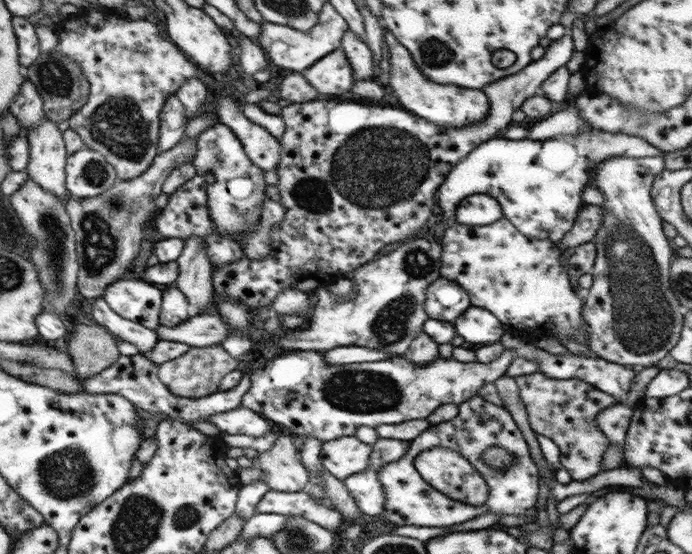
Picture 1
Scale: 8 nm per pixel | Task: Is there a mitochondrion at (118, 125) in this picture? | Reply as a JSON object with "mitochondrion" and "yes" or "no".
{"mitochondrion":"yes"}

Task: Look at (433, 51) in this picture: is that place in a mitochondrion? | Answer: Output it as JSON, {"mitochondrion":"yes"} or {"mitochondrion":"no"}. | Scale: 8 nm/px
{"mitochondrion":"yes"}

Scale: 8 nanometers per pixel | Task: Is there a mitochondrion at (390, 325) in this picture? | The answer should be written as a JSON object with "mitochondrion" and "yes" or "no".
{"mitochondrion":"yes"}

